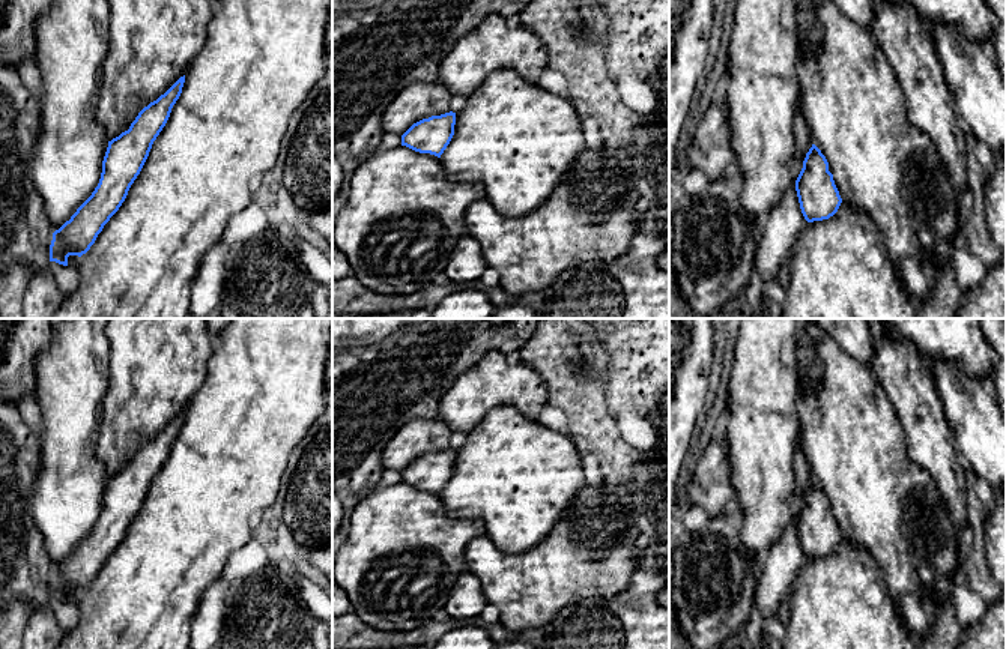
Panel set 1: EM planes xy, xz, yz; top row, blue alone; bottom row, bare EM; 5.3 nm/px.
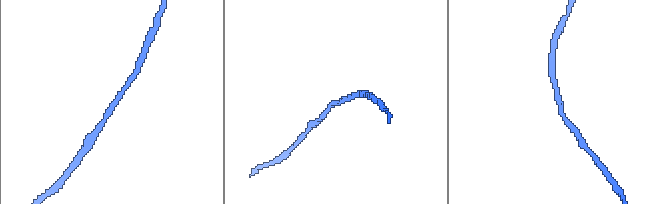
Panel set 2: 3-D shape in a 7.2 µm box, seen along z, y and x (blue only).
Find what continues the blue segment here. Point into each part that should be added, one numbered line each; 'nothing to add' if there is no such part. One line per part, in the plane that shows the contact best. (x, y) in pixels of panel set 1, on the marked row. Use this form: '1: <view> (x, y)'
1: xy (262, 57)

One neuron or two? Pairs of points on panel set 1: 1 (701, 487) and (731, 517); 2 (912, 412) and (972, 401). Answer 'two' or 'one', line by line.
1: one
2: two

